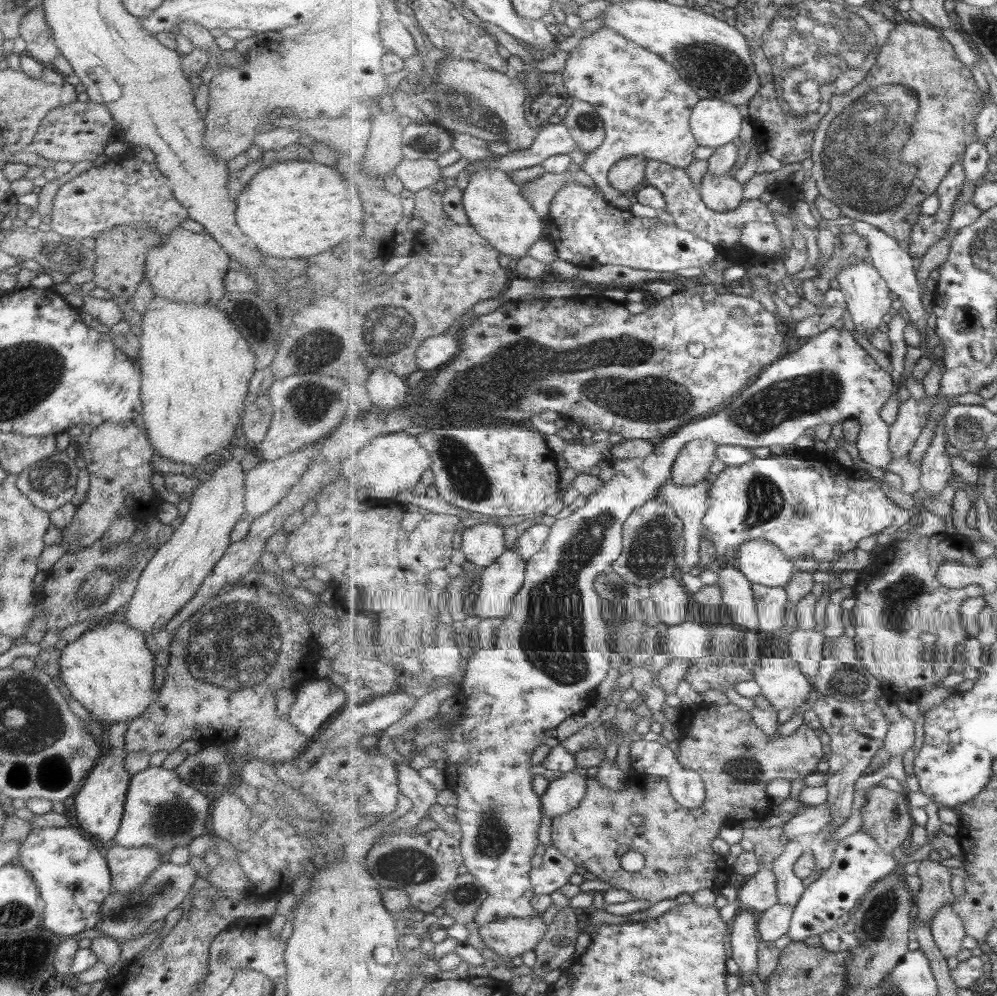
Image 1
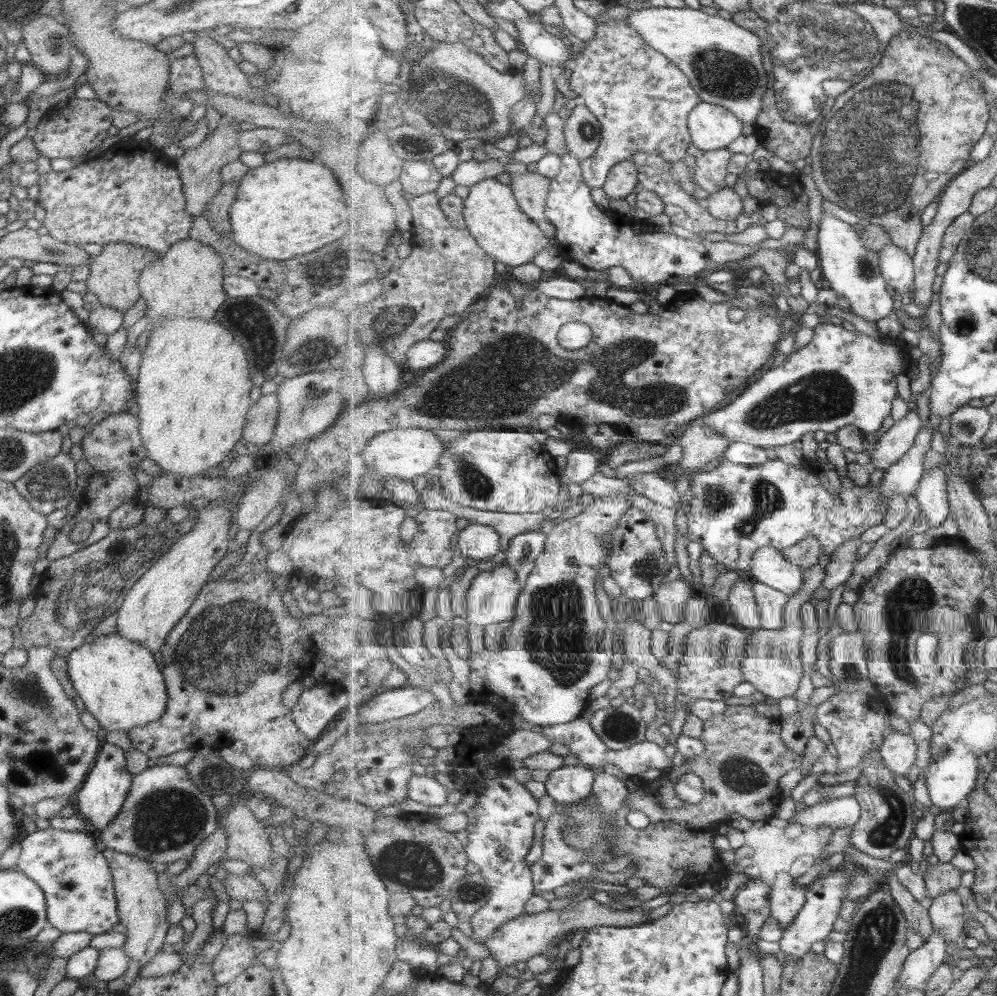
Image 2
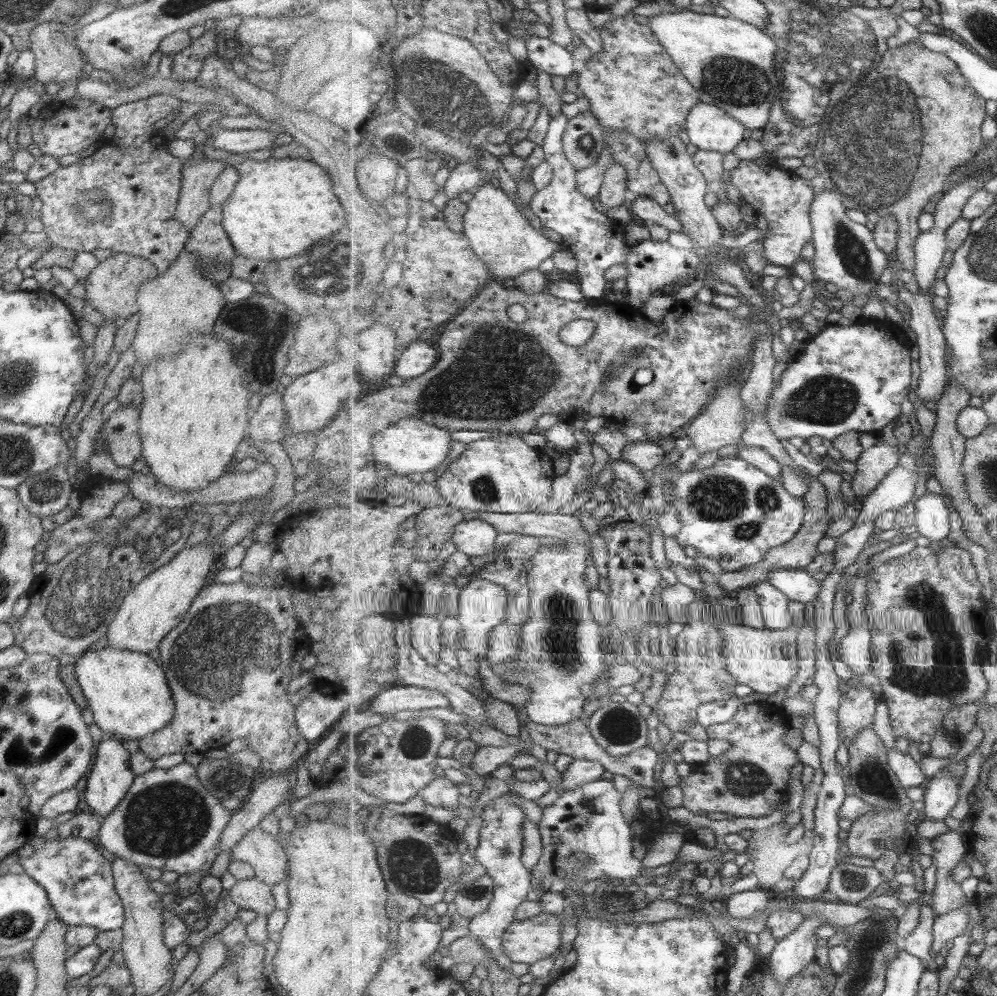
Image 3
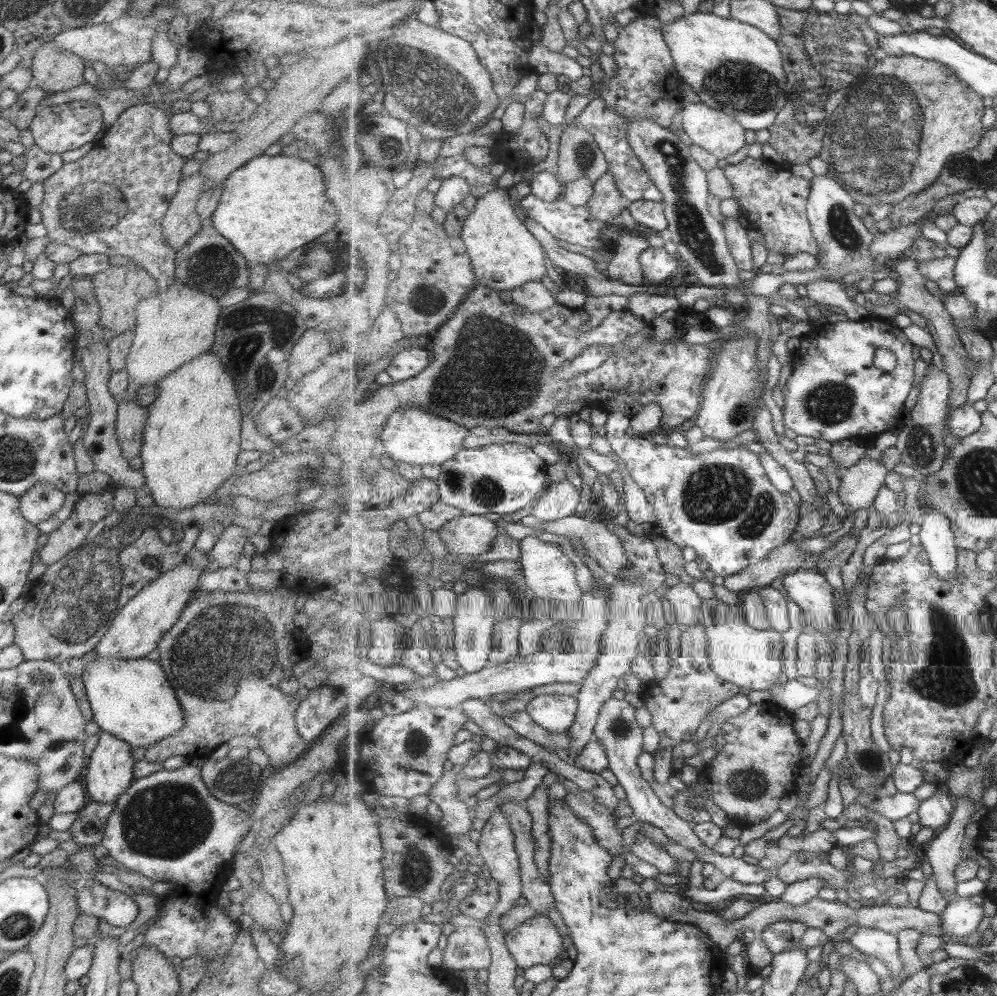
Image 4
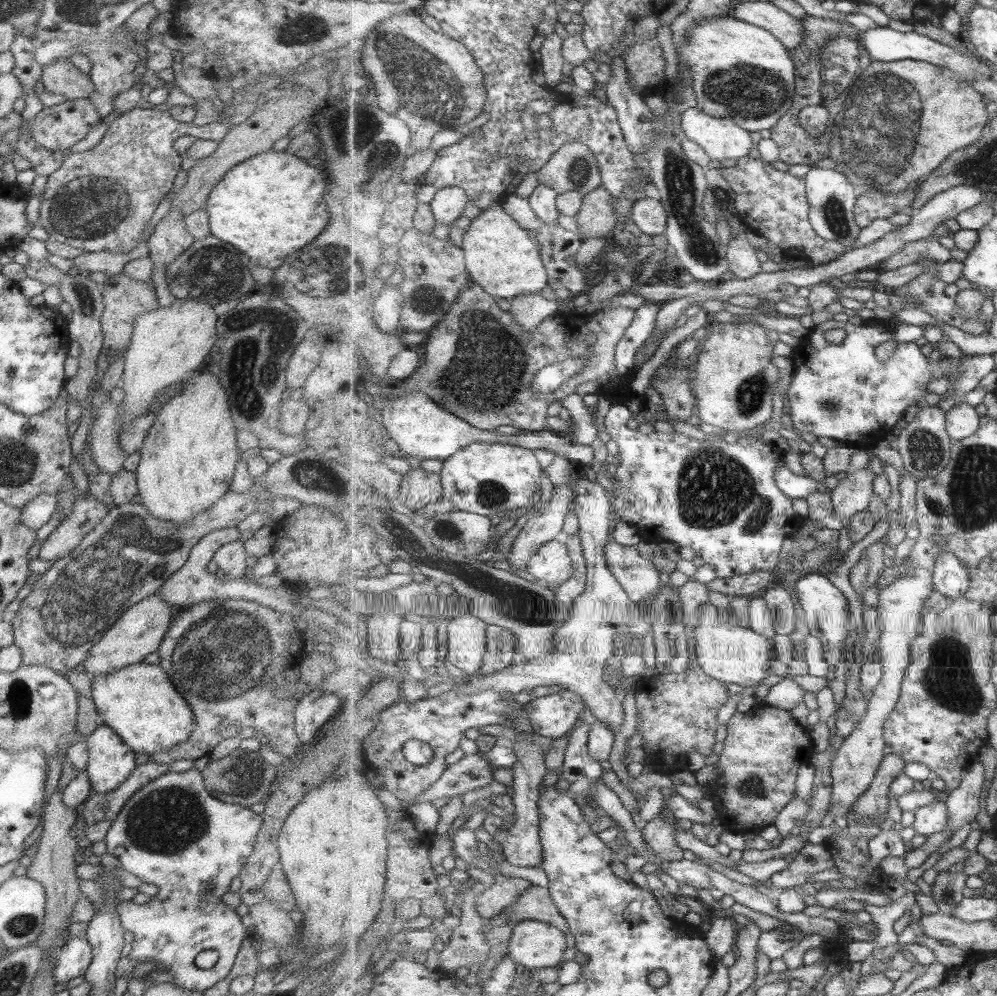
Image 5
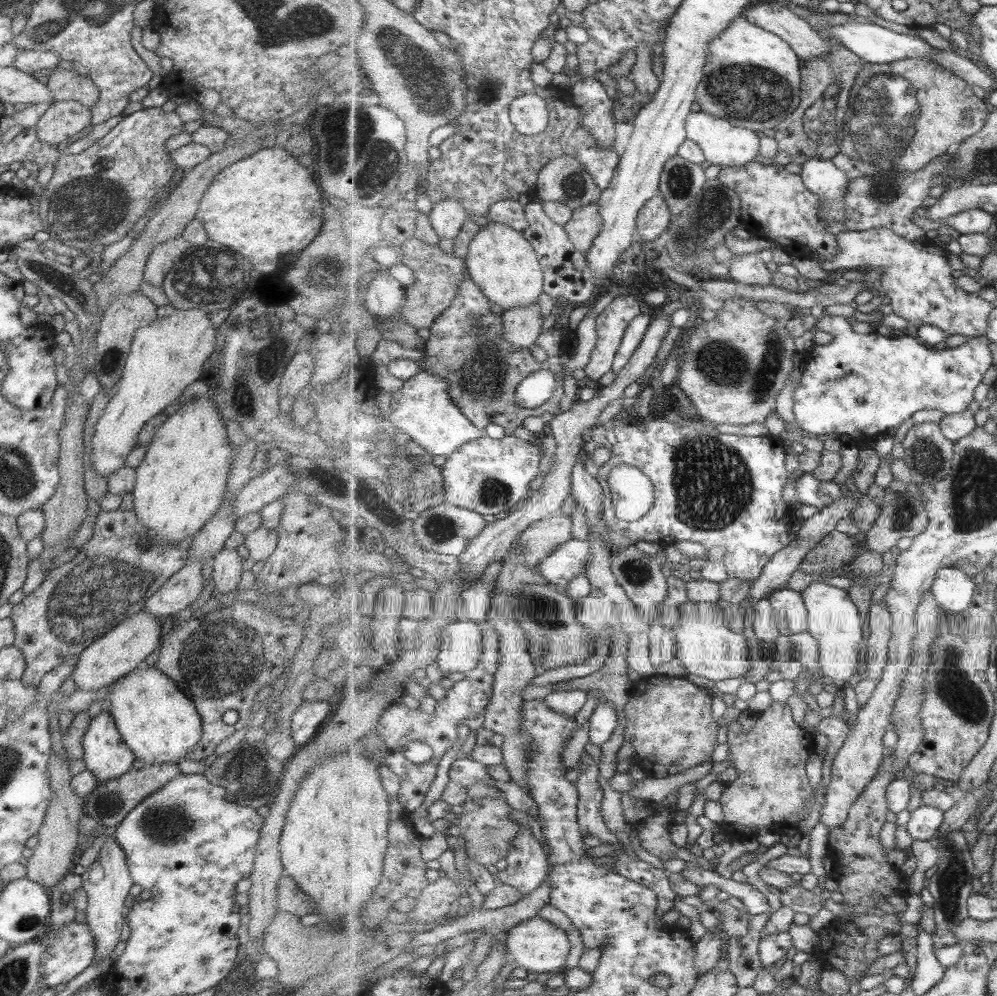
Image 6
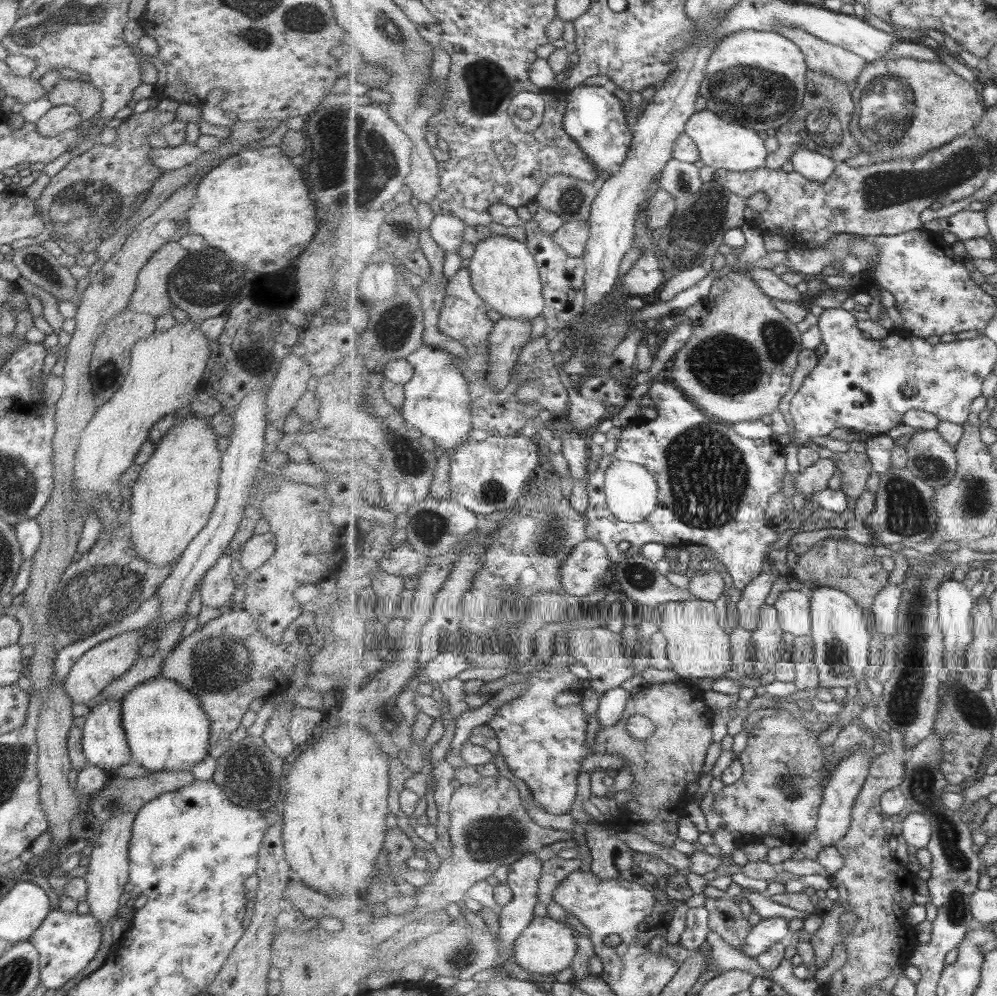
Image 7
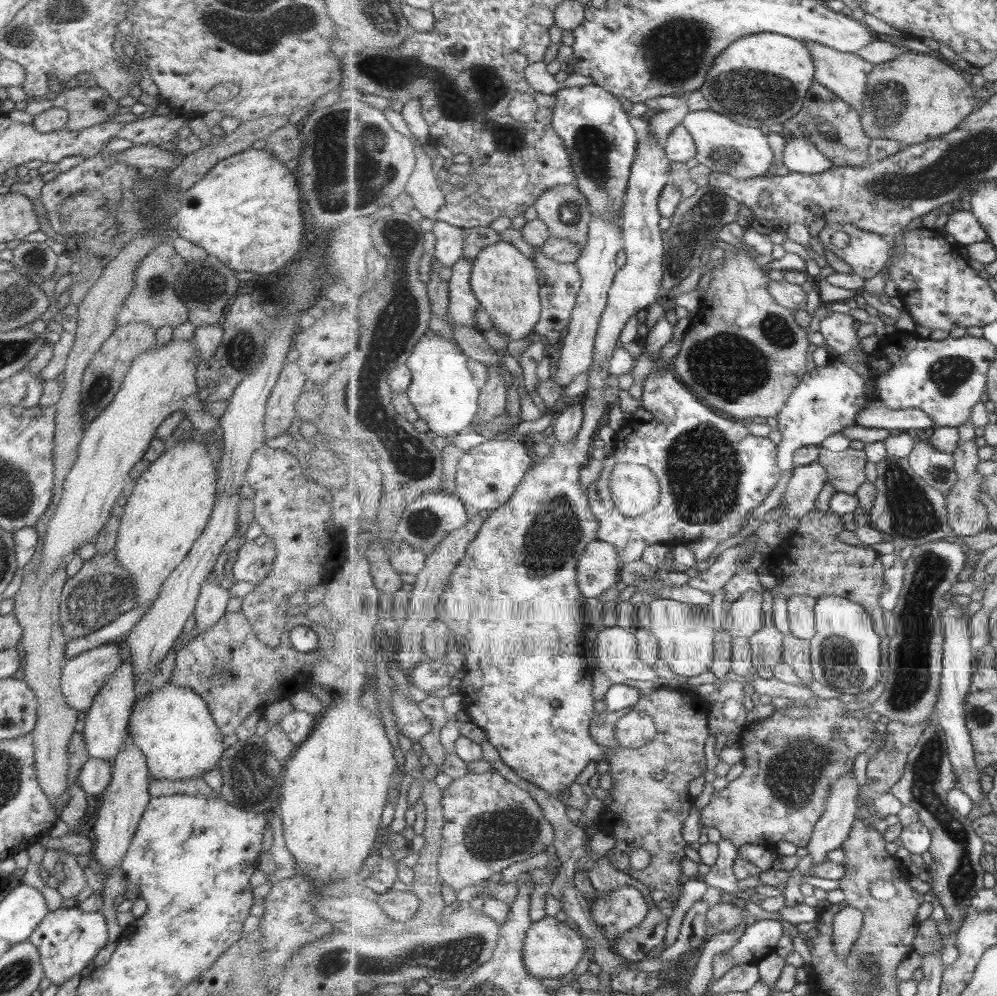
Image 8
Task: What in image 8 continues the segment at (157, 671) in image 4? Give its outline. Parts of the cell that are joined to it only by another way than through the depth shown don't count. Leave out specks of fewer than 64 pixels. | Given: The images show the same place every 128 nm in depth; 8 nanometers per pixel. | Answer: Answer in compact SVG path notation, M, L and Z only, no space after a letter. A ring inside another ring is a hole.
M170 683L135 700L128 716L127 730L133 746L136 746L145 757L149 775L155 779L179 780L201 777L205 772L218 766L221 754L225 752L221 744L223 734L219 734L205 702L195 692Z

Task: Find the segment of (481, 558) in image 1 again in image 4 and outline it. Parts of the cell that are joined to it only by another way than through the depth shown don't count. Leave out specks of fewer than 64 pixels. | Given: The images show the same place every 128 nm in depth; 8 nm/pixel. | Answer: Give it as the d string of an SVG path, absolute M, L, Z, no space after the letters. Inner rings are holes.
M464 514L448 522L438 530L438 534L449 552L455 555L474 555L480 559L482 555L493 548L495 539L498 538L501 531L495 524L494 516Z

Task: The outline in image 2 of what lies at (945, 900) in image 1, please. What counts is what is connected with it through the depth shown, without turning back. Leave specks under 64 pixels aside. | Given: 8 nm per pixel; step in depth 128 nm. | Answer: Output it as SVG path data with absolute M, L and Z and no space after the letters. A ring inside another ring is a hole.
M938 862L929 866L926 873L923 874L929 893L928 903L942 894L950 890L957 890L959 886L962 886L963 873L951 863Z

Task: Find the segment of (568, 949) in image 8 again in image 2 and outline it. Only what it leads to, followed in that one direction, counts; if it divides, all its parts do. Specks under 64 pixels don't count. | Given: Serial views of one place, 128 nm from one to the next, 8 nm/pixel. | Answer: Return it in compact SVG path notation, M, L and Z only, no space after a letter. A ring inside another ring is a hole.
M592 897L577 903L568 905L562 911L544 911L536 914L524 914L506 922L494 934L485 940L490 948L492 957L497 960L497 966L513 966L515 962L529 960L532 956L543 954L544 950L553 942L553 939L560 934L565 934L585 926L587 930L593 928L632 927L639 926L651 921L647 916L650 910L644 911L640 908L625 910L617 906L604 906Z

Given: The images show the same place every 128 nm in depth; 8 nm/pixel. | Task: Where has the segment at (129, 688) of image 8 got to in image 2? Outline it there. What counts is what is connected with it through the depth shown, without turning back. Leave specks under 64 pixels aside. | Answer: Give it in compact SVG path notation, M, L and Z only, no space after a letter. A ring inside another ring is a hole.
M102 741L93 768L89 770L85 780L77 790L77 812L83 814L83 818L94 828L95 833L107 828L121 810L130 789L131 779L132 774L126 770L123 750Z

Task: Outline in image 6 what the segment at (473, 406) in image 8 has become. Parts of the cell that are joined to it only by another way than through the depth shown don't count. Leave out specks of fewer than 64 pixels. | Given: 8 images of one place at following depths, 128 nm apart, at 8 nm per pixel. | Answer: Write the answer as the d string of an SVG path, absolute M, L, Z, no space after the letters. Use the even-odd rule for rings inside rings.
M385 339L380 340L380 348L385 355L399 355L403 359L413 359L421 366L418 374L406 380L400 391L381 392L379 390L378 407L393 425L397 426L399 432L409 435L410 440L419 444L432 456L445 456L447 458L457 452L464 444L485 436L483 430L474 426L452 401L446 378L435 376L426 369L424 366L425 351L423 355L419 349L407 348Z

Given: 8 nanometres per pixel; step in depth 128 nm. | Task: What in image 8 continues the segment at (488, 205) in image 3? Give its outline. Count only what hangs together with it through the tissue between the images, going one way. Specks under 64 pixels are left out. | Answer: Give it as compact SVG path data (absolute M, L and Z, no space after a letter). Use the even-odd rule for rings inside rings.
M506 241L482 248L474 263L471 284L475 296L507 340L521 340L534 332L542 315L542 294L536 261Z

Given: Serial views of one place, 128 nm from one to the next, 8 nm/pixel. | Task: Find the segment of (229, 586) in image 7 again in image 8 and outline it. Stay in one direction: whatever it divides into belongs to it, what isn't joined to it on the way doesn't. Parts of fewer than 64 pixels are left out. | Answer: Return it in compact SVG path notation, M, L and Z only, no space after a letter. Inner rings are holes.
M206 577L201 583L192 613L197 634L211 628L225 614L227 600L229 600L229 591Z

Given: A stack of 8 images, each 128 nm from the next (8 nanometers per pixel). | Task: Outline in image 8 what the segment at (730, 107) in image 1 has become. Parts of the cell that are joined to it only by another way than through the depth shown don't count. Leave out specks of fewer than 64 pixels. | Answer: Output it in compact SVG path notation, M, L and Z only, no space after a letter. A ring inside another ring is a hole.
M711 109L690 111L684 120L684 125L694 137L698 147L697 161L711 171L729 174L737 180L753 179L773 171L774 151L771 149L768 136L765 136L759 128L741 124Z

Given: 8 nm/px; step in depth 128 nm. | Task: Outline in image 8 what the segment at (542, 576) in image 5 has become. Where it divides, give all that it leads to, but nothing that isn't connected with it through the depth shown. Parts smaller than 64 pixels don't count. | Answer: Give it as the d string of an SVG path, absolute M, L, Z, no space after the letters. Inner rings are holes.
M595 539L585 547L584 555L578 562L578 585L587 598L597 598L605 590L615 586L620 580L621 564L618 561L618 550L604 540Z

